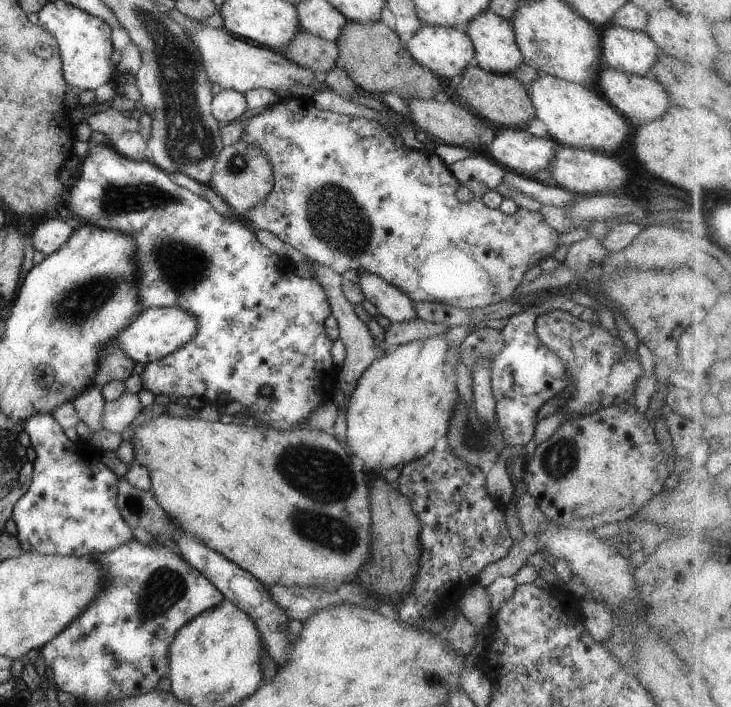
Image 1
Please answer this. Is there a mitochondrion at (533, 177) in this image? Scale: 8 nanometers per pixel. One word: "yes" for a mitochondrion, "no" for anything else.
no

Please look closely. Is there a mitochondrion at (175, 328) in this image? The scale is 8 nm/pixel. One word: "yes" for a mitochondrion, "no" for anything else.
no

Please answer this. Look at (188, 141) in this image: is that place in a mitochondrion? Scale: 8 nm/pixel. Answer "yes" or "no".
yes

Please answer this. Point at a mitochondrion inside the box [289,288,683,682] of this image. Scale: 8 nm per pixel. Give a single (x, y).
(559, 461)

